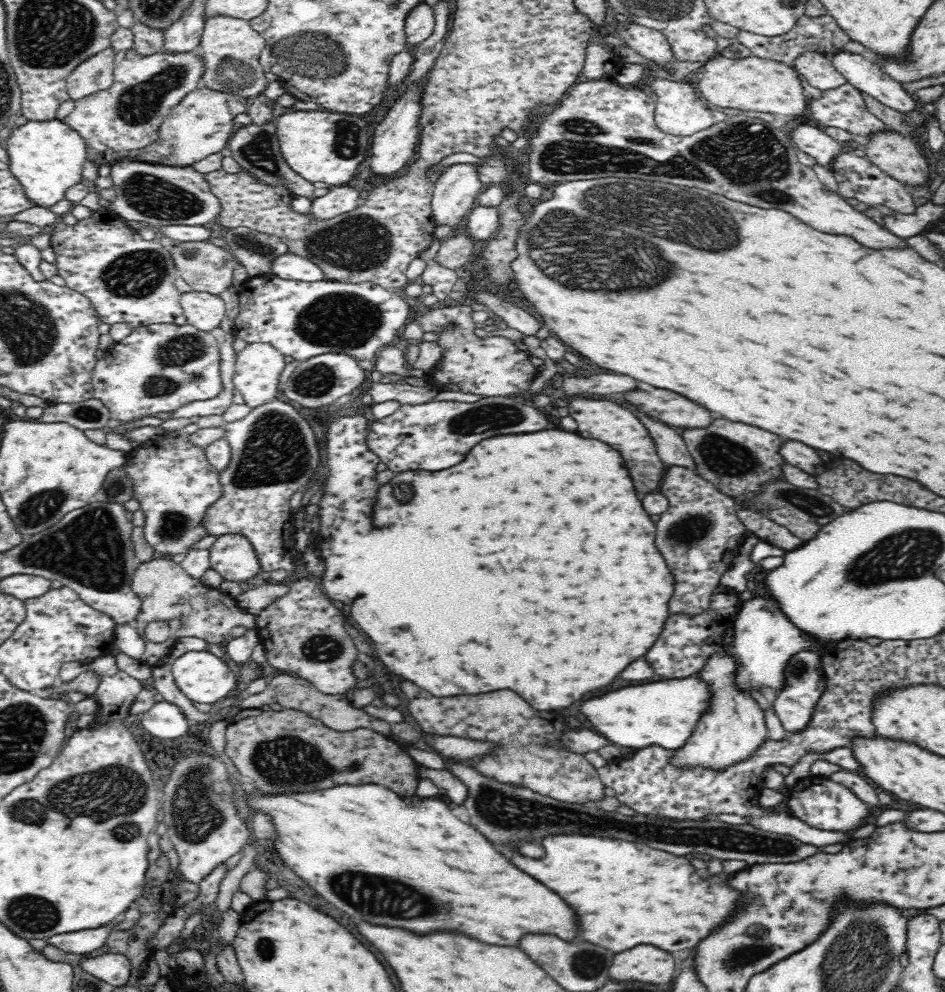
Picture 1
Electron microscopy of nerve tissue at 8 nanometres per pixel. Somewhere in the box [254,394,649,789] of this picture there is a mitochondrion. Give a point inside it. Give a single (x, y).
(318, 648)

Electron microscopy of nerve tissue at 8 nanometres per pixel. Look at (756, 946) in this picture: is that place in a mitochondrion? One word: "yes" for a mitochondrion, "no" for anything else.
yes

